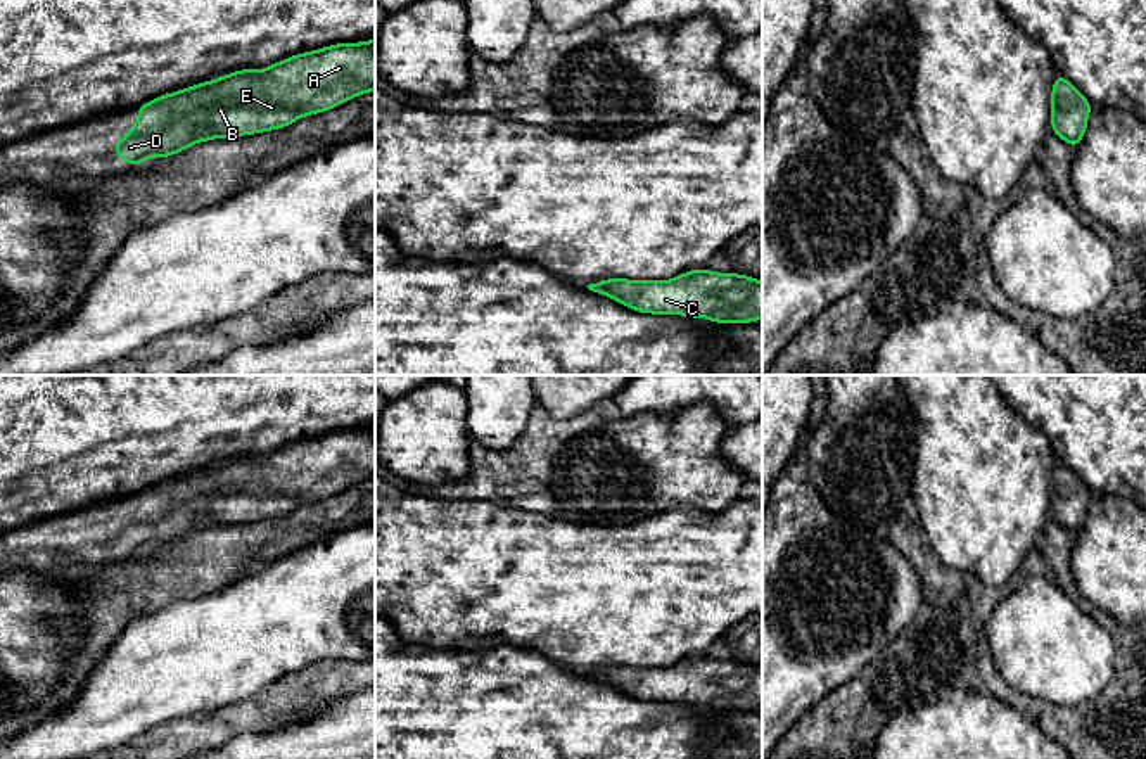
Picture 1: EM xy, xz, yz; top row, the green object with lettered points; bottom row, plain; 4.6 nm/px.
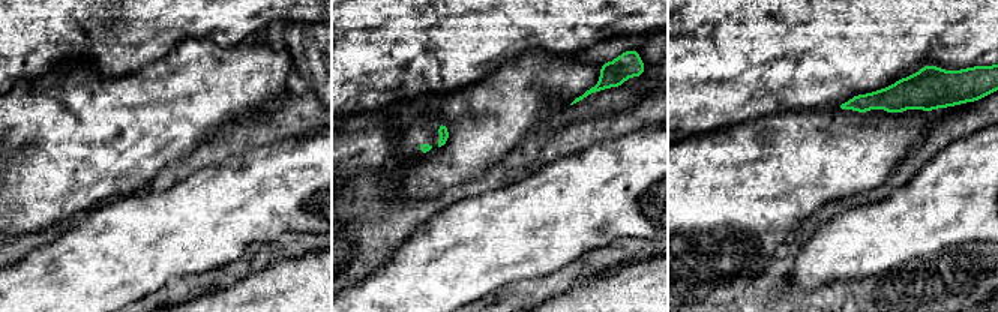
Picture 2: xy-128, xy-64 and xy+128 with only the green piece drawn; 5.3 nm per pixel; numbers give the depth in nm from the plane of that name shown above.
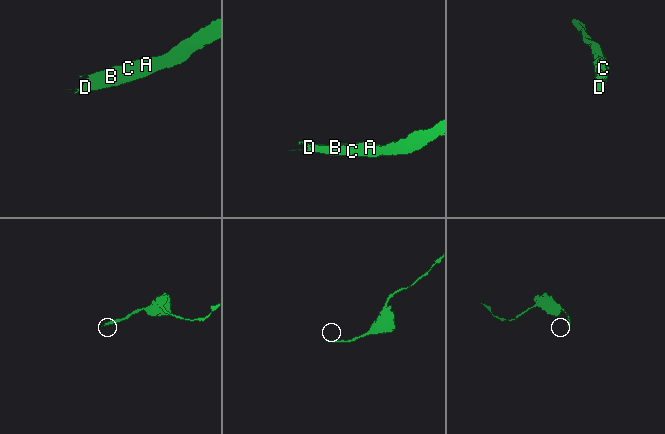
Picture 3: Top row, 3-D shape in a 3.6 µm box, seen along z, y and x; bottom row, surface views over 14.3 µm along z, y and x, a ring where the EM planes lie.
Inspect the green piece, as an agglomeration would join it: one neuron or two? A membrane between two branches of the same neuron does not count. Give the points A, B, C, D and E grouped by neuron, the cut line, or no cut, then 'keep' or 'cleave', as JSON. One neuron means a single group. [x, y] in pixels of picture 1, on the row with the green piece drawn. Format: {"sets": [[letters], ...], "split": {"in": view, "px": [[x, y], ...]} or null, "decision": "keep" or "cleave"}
{"sets": [["A", "B", "C", "D", "E"]], "split": null, "decision": "keep"}

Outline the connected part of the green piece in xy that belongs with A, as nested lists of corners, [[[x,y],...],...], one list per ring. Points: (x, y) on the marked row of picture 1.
[[[375,40],[335,43],[278,61],[264,69],[240,69],[221,78],[164,93],[138,105],[131,135],[114,142],[123,164],[169,157],[214,138],[233,138],[290,126],[297,119],[327,112],[363,93],[375,92]]]

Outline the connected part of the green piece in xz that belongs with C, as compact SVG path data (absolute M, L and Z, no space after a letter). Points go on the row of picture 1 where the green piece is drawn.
M698 268L671 280L605 278L586 287L638 313L707 318L728 325L762 318L762 282L731 271Z

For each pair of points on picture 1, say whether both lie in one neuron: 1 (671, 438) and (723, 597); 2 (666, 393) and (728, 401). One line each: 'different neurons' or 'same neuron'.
1: different neurons
2: same neuron

